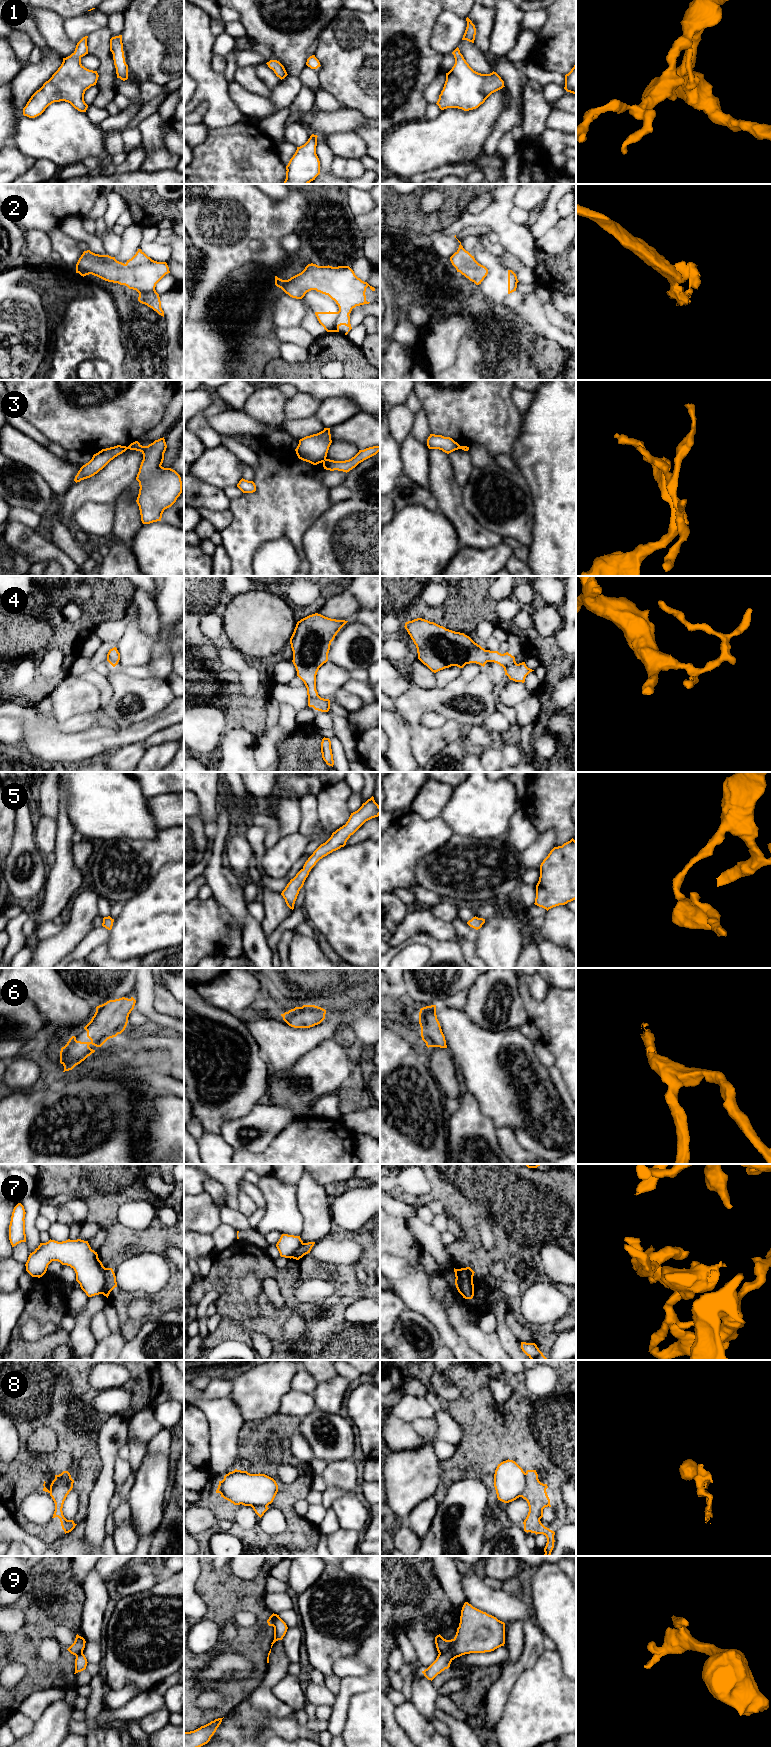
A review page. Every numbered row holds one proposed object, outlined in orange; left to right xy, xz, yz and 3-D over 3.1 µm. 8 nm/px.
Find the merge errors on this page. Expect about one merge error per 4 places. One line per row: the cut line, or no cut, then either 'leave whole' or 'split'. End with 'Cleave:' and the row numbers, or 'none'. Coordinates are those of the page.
1: no cut; leave whole
2: no cut; leave whole
3: cut in xz along (326, 459), (323, 462); split
4: no cut; leave whole
5: no cut; leave whole
6: no cut; leave whole
7: cut in xy along (106, 1268), (104, 1271), (103, 1291), (101, 1293); split
8: no cut; leave whole
9: cut in yz along (453, 1639), (452, 1646), (439, 1654); split
Cleave: 3, 7, 9

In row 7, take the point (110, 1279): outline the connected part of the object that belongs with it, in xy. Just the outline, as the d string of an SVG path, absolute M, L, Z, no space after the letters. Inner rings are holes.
M106 1268L104 1271L105 1284L102 1294L108 1298L110 1292L117 1287L116 1276L112 1268Z

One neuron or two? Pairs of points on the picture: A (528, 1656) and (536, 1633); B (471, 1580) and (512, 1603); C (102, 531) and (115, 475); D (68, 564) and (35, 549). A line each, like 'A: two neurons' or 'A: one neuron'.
A: one neuron
B: one neuron
C: two neurons
D: one neuron

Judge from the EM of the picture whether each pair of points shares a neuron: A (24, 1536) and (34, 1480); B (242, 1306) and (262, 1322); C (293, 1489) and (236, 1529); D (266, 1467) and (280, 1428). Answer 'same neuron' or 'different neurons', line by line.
A: different neurons
B: same neuron
C: same neuron
D: same neuron

